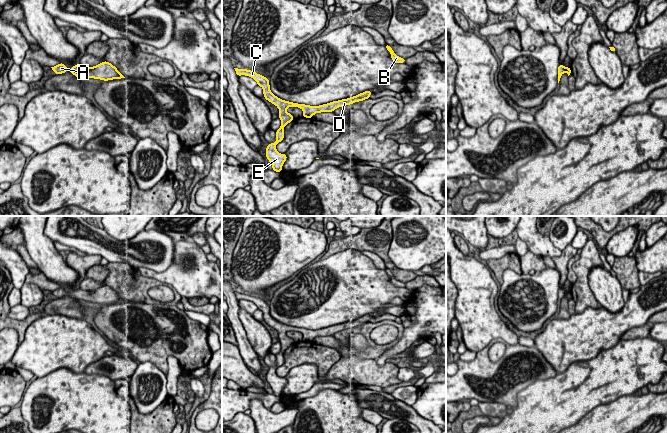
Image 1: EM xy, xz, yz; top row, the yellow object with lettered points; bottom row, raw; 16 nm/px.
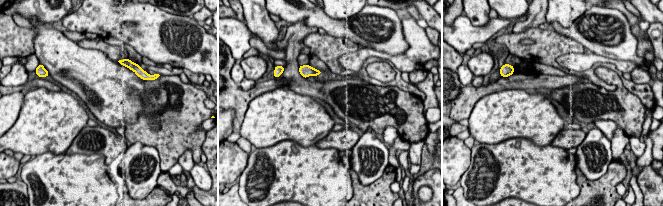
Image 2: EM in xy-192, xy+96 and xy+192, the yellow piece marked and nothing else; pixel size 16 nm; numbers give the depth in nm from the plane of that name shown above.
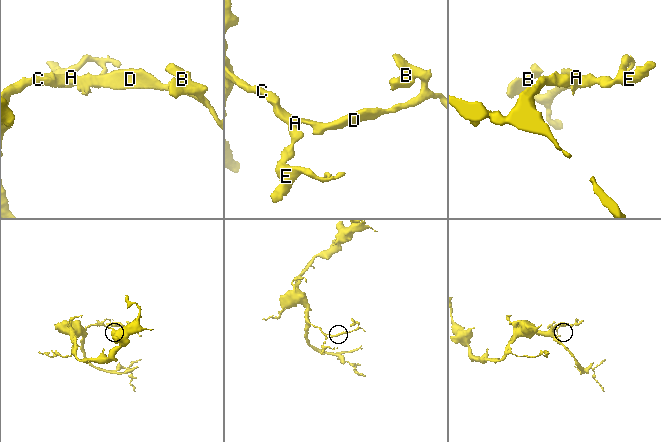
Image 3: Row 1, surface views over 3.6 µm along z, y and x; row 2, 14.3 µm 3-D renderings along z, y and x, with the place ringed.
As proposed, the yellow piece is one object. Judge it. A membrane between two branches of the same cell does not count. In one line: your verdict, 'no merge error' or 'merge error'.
no merge error

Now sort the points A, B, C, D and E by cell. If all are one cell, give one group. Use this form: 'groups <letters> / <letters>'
groups A B C D E

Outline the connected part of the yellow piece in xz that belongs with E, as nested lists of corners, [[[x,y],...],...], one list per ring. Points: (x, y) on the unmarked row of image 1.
[[[234,292],[237,300],[245,299],[253,302],[258,310],[263,312],[264,322],[274,328],[279,333],[279,342],[281,344],[281,351],[276,355],[276,365],[274,367],[268,368],[266,372],[266,381],[270,385],[274,395],[281,396],[282,390],[287,383],[286,378],[281,378],[276,374],[276,369],[283,365],[284,363],[284,351],[294,344],[292,338],[288,337],[286,333],[288,331],[298,331],[303,334],[303,341],[312,342],[314,338],[321,336],[333,336],[335,333],[353,328],[355,326],[363,325],[365,323],[370,322],[372,315],[365,315],[356,320],[342,323],[338,325],[333,325],[327,328],[319,329],[319,330],[310,330],[305,328],[298,328],[289,325],[282,324],[275,320],[270,315],[269,303],[265,300],[257,298],[255,295],[247,294],[247,293],[238,293]]]

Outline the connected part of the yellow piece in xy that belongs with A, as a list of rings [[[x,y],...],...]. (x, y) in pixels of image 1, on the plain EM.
[[[104,285],[93,291],[85,291],[77,288],[73,290],[70,294],[68,294],[67,291],[61,286],[59,289],[51,292],[57,299],[69,295],[78,303],[88,301],[108,305],[113,303],[125,302],[115,290],[107,285]]]

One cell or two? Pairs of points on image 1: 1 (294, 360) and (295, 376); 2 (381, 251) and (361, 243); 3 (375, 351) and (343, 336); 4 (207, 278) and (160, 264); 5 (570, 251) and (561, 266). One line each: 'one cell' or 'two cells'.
1: two cells
2: one cell
3: one cell
4: two cells
5: one cell

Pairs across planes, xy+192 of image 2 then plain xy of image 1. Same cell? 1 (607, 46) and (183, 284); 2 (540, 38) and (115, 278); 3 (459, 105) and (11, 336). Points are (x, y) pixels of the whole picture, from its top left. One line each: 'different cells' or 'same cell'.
1: different cells
2: same cell
3: different cells

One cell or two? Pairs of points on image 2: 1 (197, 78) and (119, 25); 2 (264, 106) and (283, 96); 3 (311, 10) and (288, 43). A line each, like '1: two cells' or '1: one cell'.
1: two cells
2: one cell
3: two cells

